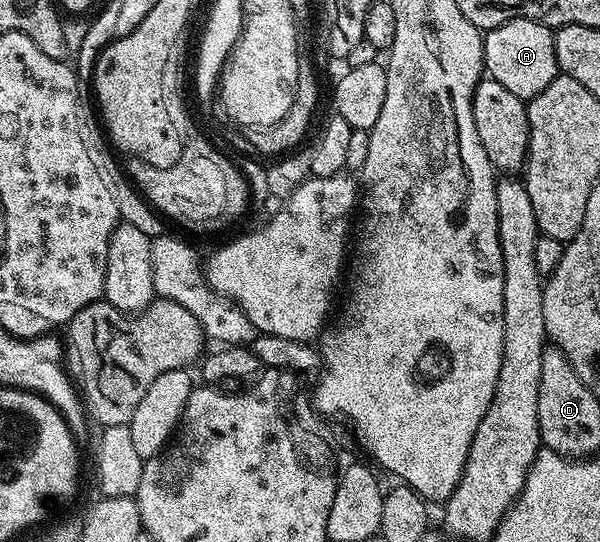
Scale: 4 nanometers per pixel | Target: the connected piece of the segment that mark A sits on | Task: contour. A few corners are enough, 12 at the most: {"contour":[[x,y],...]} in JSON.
{"contour":[[522,17],[484,34],[484,72],[523,99],[559,76],[554,30]]}

